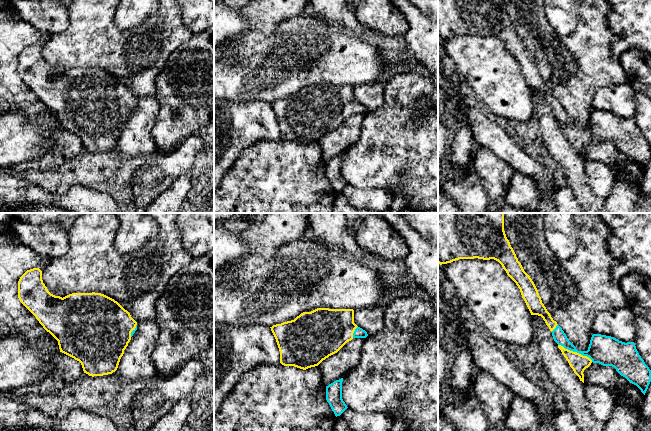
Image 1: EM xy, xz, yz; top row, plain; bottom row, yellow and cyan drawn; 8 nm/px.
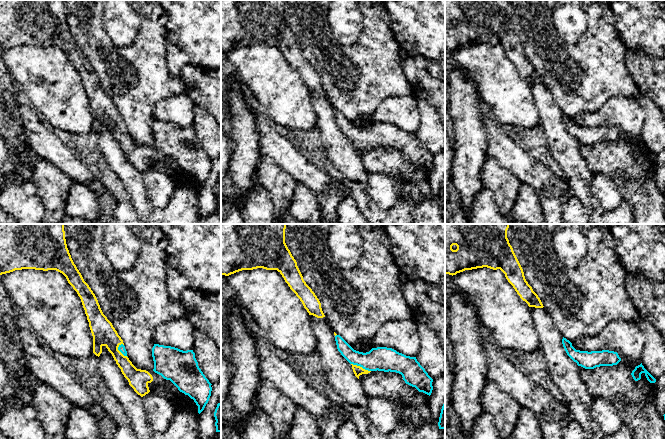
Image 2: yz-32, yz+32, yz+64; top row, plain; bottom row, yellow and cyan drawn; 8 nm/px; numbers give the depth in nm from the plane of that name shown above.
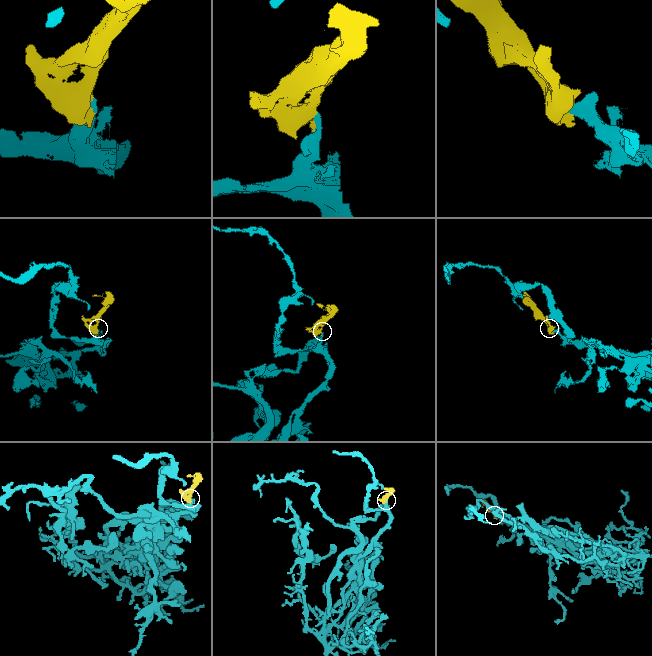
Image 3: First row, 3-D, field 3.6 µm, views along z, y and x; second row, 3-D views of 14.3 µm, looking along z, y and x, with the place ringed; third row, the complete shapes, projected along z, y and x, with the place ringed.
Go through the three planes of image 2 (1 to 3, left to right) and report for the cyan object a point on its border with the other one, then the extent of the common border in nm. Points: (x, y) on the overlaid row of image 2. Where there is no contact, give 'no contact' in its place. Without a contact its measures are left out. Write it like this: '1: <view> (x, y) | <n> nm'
1: yz-32 (119, 351) | 130 nm
2: yz+32 (361, 367) | 170 nm
3: no contact

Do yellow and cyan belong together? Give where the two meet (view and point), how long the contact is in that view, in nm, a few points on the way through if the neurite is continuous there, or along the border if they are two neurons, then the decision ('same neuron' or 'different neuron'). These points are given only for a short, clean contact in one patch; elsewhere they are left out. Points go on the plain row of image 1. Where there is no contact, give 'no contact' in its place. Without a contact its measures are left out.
contact yz (575, 128); length 320 nm; way yz (578, 138), (575, 134), (575, 128), (594, 130), (606, 126); same neuron

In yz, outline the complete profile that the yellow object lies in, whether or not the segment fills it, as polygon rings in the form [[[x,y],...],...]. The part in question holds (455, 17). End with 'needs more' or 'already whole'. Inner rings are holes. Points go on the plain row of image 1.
[[[438,0],[438,39],[440,41],[451,39],[459,35],[494,35],[498,37],[507,51],[516,59],[520,65],[522,74],[524,75],[531,91],[538,91],[543,94],[546,101],[552,108],[554,117],[558,120],[558,124],[568,137],[574,149],[584,159],[584,146],[591,139],[599,139],[603,142],[612,142],[616,147],[629,158],[636,161],[645,171],[651,158],[651,146],[645,140],[639,131],[634,118],[622,118],[618,115],[593,110],[587,127],[578,127],[576,123],[568,116],[562,104],[553,96],[550,89],[542,79],[538,66],[530,54],[524,47],[521,39],[518,37],[509,16],[504,7],[504,0]]]; needs more

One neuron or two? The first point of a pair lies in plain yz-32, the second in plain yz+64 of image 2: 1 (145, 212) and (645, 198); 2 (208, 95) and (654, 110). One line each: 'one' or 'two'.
1: two
2: two

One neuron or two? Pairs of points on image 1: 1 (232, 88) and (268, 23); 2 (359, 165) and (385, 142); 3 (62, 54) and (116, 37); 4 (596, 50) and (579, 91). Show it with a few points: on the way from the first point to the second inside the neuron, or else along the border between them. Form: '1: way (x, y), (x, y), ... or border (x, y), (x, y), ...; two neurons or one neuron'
1: border (283, 20), (269, 35), (245, 31), (240, 37); two neurons
2: way (365, 162), (379, 148); one neuron
3: way (75, 48), (86, 43), (103, 43); one neuron
4: way (589, 60), (589, 75), (583, 81); one neuron

